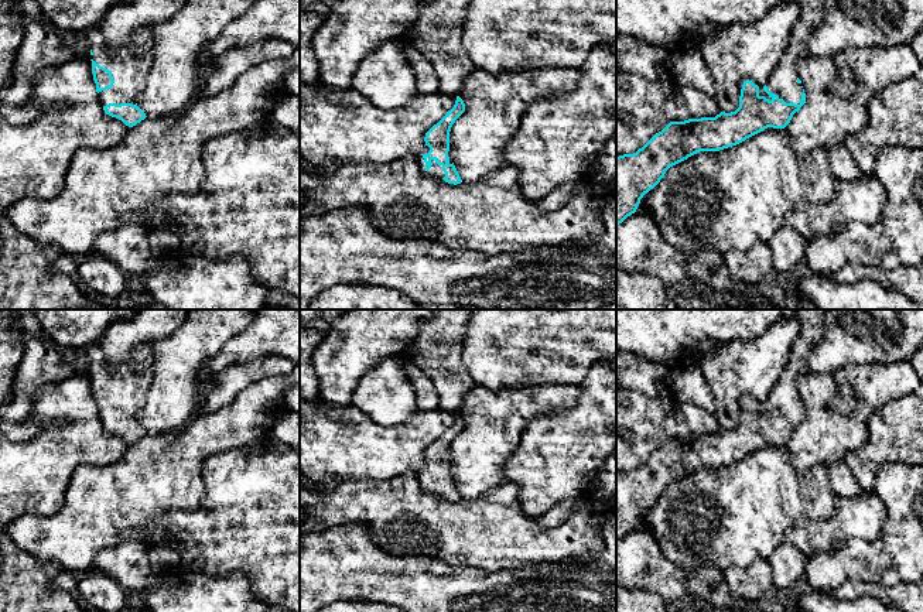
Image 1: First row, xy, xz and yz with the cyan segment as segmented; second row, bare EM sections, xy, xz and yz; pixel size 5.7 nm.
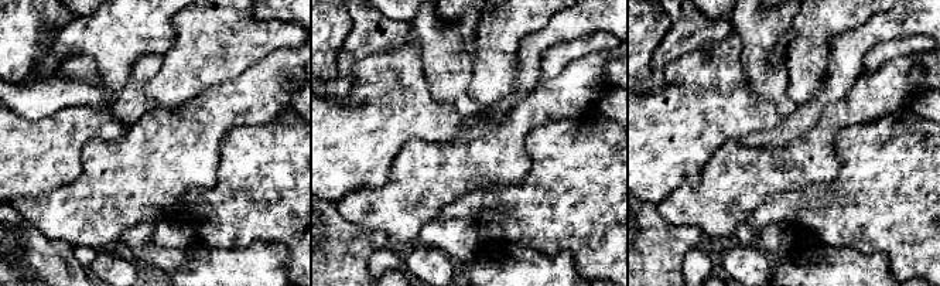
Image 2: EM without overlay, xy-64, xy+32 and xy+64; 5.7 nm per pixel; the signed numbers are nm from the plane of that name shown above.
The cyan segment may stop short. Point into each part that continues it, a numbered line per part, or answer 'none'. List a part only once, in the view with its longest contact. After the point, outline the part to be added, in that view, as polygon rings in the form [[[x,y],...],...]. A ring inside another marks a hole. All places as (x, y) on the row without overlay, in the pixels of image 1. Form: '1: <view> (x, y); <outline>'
1: xz (436, 486); [[[418,472],[417,479],[418,479],[420,486],[424,490],[434,492],[434,493],[441,495],[441,496],[445,493],[445,489],[442,488],[442,482],[438,482],[435,479],[435,476],[431,476],[433,482],[428,488],[425,486],[425,479],[424,479],[423,472]]]

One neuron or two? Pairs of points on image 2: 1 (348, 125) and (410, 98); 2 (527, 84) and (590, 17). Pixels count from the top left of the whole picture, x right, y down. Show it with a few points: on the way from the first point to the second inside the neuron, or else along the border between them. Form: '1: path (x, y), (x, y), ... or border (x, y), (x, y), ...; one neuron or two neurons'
1: path (363, 125), (369, 125), (390, 104), (395, 104); one neuron
2: path (530, 63), (530, 55), (554, 31), (568, 24); one neuron

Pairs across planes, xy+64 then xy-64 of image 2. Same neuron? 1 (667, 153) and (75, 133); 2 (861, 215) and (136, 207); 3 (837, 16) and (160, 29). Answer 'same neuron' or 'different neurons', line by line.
1: same neuron
2: different neurons
3: different neurons

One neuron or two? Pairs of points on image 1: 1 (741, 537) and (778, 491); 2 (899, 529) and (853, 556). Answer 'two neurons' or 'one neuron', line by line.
1: one neuron
2: one neuron

